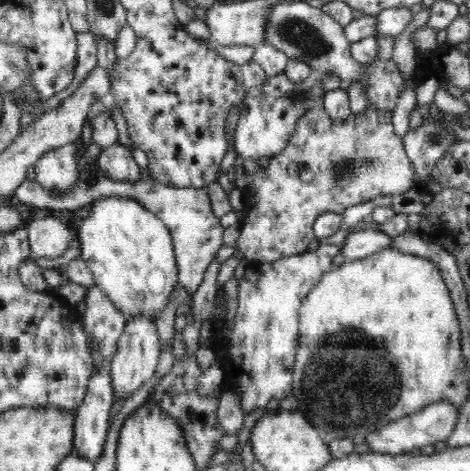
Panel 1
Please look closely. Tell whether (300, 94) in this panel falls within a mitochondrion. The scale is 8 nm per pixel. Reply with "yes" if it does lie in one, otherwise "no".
yes

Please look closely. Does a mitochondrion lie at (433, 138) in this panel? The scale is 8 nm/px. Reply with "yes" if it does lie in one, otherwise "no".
yes

